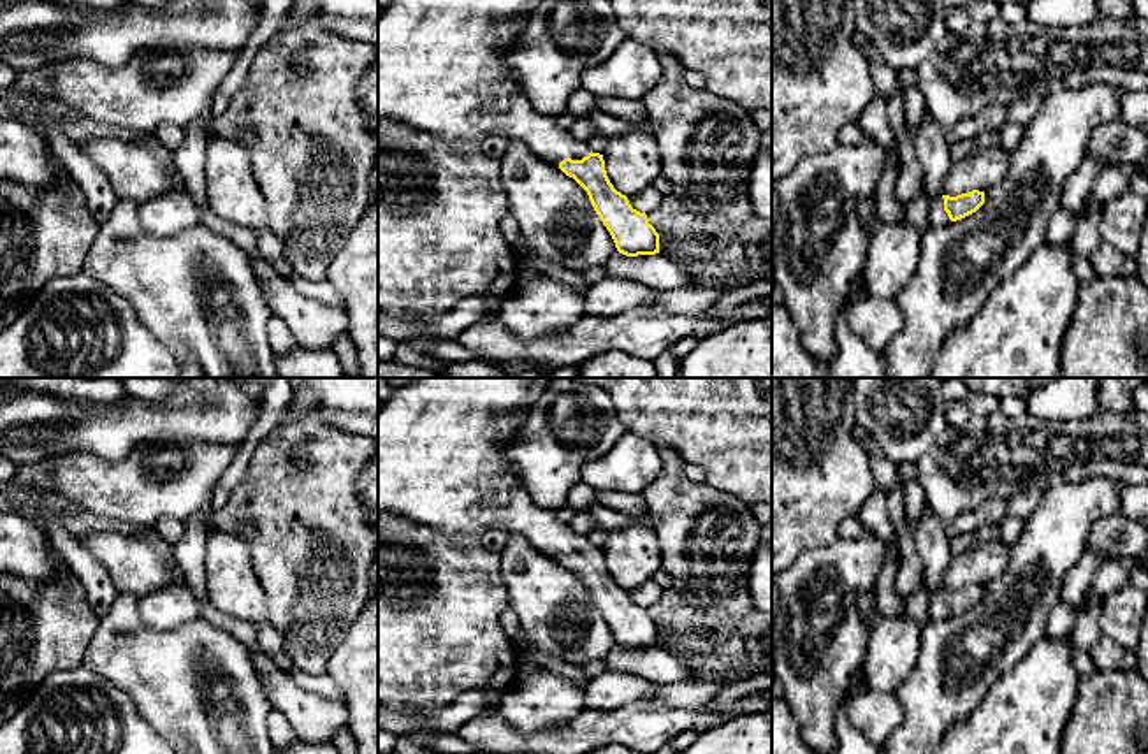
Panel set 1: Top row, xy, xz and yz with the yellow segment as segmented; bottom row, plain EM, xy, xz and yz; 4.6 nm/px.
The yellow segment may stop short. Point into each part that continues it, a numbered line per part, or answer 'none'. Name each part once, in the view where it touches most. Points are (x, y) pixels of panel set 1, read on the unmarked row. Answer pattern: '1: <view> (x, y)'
1: xz (440, 440)

